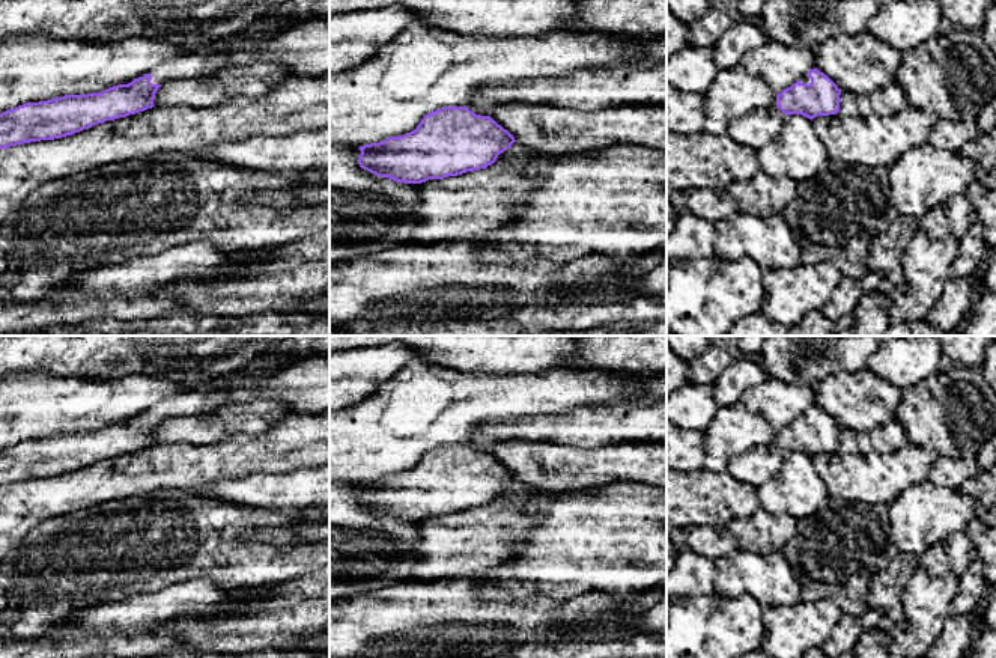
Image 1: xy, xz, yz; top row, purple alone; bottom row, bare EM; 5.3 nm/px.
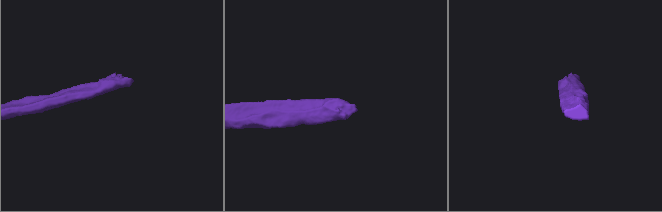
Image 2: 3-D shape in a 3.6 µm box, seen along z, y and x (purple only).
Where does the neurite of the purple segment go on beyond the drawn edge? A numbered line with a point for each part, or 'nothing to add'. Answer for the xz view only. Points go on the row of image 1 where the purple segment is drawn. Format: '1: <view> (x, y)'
nothing to add

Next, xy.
1: xy (190, 65)

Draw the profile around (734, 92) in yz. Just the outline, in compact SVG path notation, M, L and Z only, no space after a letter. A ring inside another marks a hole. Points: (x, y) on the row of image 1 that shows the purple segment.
M742 63L719 69L704 96L707 120L704 131L725 134L731 122L758 108L776 104L776 95L760 77L751 75Z

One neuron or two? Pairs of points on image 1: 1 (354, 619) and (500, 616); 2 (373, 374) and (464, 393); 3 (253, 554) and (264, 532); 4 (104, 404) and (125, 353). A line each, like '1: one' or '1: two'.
1: one
2: two
3: two
4: two

